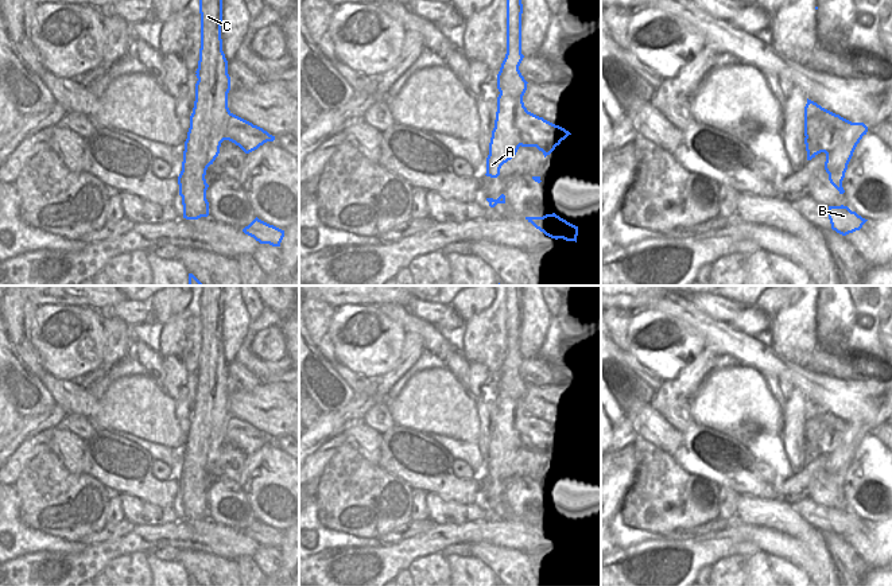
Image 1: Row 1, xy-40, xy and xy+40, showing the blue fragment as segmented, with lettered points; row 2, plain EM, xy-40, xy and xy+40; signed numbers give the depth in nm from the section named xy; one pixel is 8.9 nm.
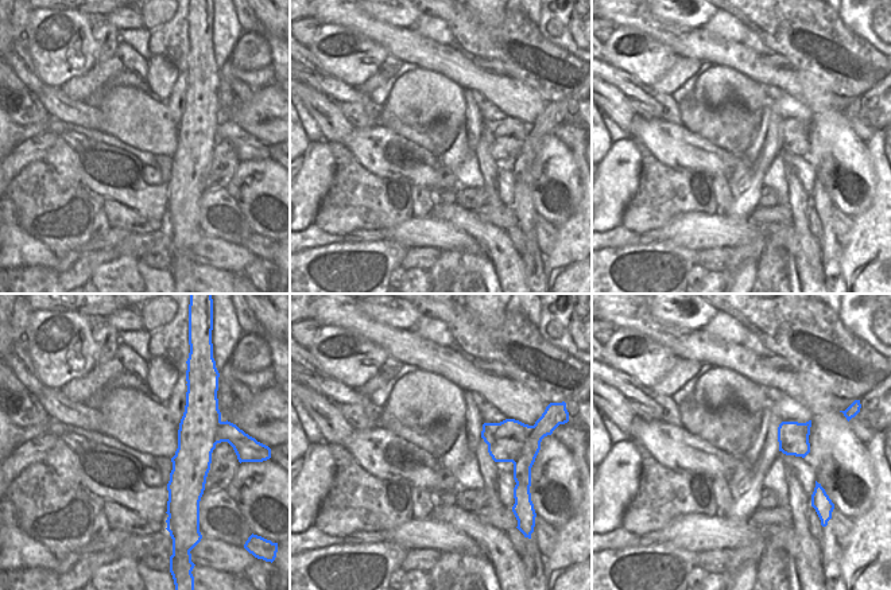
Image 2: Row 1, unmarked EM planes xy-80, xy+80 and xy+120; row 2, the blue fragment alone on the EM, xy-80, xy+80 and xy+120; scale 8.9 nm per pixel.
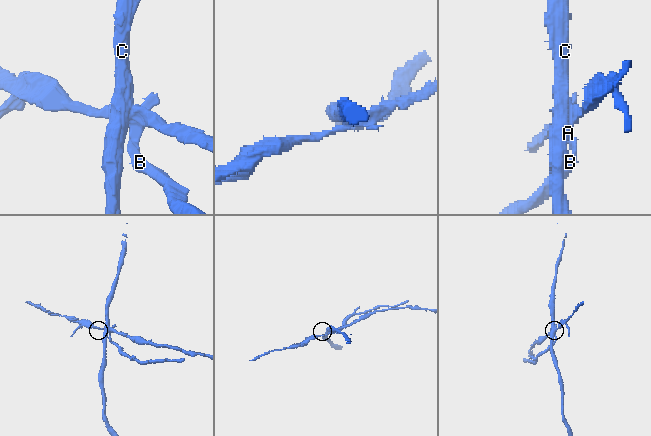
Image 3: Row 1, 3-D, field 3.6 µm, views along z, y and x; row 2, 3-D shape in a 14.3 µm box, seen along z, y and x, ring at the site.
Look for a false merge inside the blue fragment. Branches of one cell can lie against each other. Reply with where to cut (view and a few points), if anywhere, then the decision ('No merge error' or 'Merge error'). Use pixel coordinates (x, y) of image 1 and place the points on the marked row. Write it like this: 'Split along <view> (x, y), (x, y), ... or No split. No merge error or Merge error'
Split along xy (527, 111), (519, 116), (518, 121), (522, 144). Merge error.

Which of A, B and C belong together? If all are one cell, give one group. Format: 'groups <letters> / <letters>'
groups A C / B

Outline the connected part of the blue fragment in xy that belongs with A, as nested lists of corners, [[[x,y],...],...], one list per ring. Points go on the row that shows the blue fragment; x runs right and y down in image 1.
[[[507,0],[507,54],[497,74],[497,112],[486,158],[486,176],[497,178],[504,163],[521,145],[519,116],[528,112],[523,102],[527,81],[519,66],[521,54],[521,0]]]

